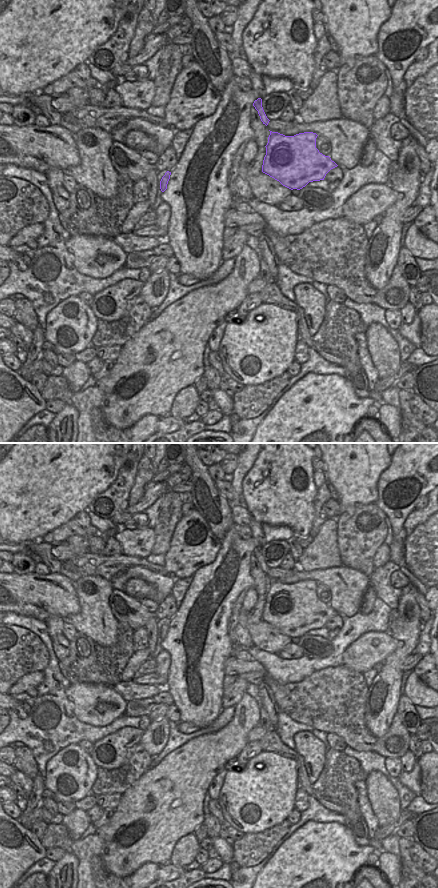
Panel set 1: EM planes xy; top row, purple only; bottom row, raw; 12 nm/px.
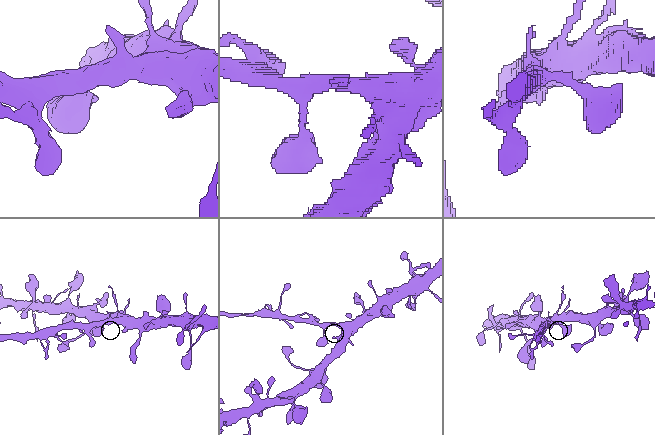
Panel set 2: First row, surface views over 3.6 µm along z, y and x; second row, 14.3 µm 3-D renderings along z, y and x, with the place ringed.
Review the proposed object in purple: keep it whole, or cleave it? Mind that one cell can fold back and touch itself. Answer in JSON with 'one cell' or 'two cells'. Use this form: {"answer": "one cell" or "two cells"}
{"answer": "one cell"}

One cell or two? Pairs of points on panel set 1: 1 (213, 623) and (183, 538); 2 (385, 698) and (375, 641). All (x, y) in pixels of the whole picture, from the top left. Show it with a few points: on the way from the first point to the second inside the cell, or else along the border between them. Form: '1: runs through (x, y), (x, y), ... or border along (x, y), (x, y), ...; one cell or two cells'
1: border along (215, 558), (213, 561), (201, 566), (192, 575); two cells
2: border along (400, 647), (396, 648), (382, 662); two cells

